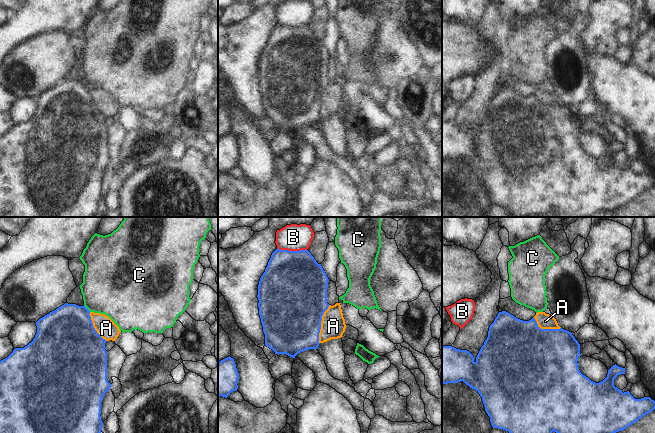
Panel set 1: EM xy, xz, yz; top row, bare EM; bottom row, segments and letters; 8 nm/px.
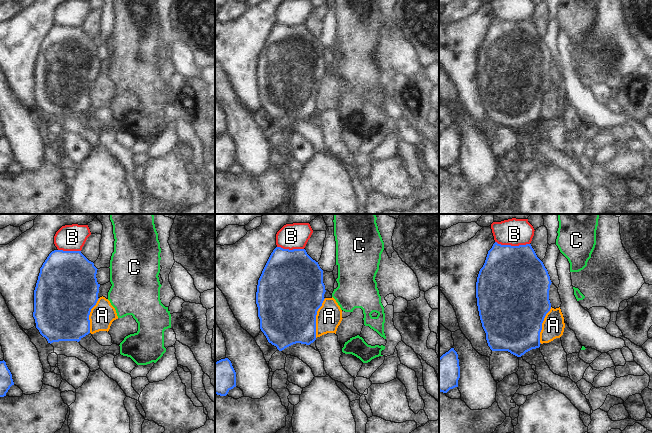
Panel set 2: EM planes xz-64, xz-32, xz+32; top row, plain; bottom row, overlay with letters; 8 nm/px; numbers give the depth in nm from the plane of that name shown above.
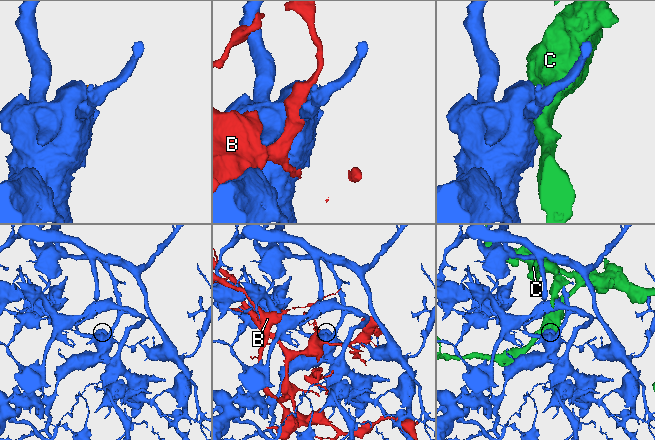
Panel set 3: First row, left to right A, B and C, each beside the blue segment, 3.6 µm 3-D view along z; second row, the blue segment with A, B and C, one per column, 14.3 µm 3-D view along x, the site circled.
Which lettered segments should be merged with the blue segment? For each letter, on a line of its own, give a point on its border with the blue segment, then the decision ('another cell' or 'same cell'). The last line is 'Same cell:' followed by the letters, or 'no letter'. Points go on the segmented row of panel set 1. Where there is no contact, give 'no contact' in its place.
A: xz (320, 324) | same cell
B: xz (292, 251) | another cell
C: xy (86, 308) | another cell
Same cell: A

